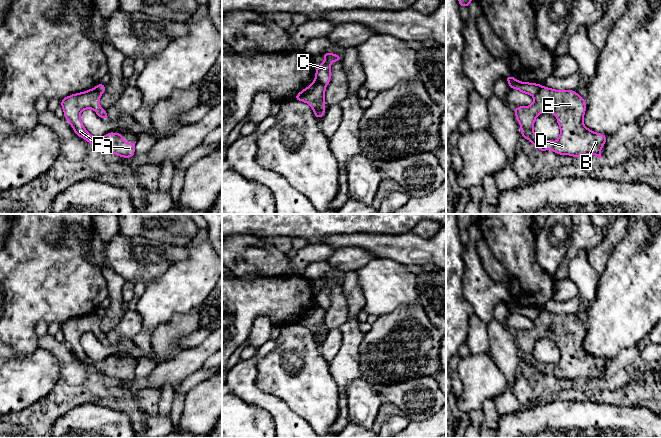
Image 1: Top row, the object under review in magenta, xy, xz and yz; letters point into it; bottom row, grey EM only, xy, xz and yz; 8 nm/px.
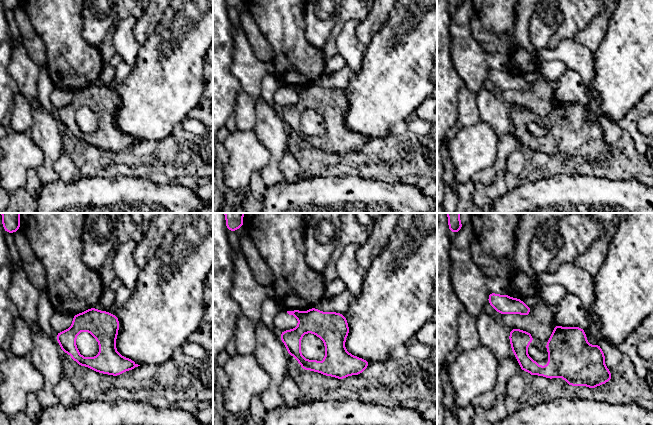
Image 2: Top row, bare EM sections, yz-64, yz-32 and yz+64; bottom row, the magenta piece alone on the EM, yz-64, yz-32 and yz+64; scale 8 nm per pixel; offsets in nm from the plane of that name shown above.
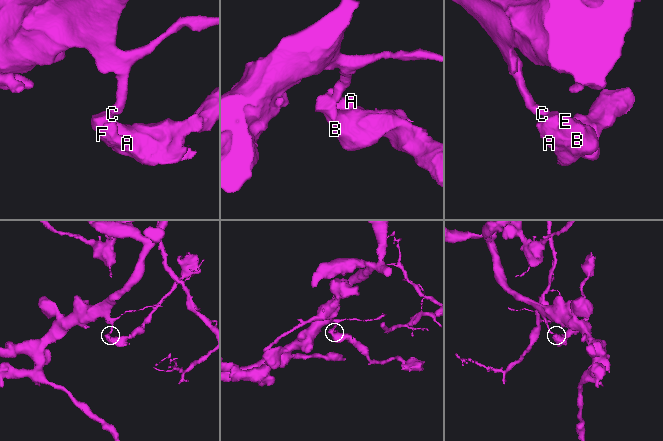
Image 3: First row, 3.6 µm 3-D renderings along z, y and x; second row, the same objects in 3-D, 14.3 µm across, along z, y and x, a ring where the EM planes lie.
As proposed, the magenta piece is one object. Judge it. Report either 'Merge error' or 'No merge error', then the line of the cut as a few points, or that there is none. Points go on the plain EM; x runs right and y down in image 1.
Merge error. Split along yz (542, 310), (533, 320)

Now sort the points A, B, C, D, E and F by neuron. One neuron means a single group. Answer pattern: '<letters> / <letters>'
A B D E F / C

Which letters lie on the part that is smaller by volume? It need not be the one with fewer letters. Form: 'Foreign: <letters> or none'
Foreign: A, B, D, E, F

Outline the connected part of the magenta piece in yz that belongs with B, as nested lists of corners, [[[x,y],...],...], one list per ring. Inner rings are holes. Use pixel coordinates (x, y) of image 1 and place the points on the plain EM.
[[[542,310],[538,317],[533,320],[534,326],[529,330],[519,330],[514,333],[515,341],[520,348],[521,360],[529,364],[540,376],[552,374],[559,379],[579,381],[583,379],[601,380],[601,373],[606,367],[607,360],[596,357],[583,348],[586,336],[586,325],[574,314],[555,314]],[[549,336],[556,339],[560,352],[559,362],[554,367],[552,364],[539,362],[533,355],[534,347],[538,339]]]

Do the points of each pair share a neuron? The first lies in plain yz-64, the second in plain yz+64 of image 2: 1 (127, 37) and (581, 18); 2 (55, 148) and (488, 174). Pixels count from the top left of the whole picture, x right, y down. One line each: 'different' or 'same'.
1: different
2: different

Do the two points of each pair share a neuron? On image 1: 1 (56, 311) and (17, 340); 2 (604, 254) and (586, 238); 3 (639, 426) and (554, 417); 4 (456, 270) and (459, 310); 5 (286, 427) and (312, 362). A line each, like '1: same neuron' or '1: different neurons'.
1: same neuron
2: different neurons
3: same neuron
4: same neuron
5: different neurons

